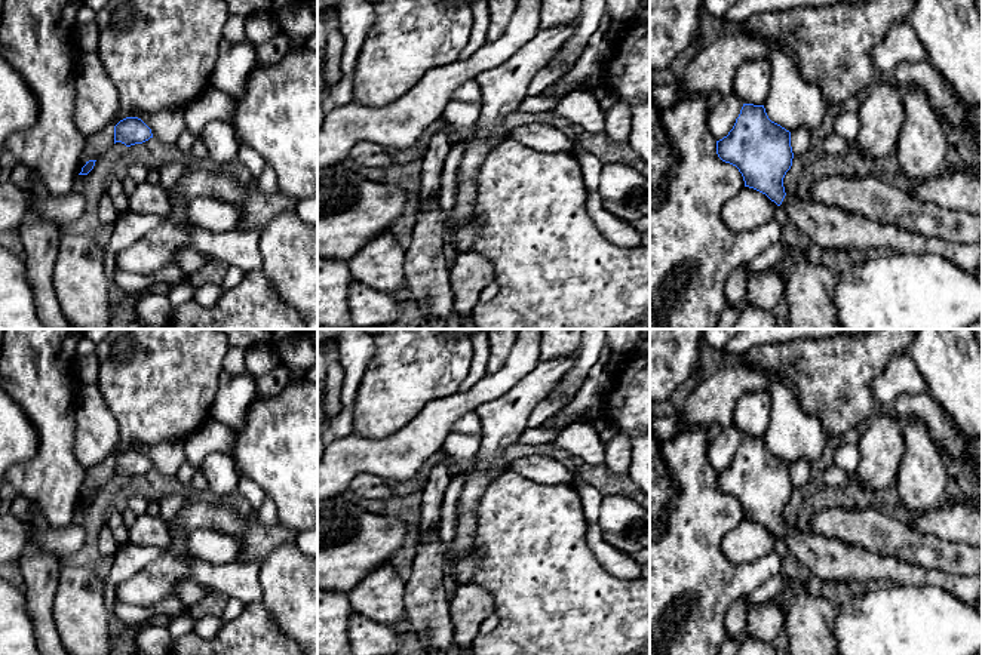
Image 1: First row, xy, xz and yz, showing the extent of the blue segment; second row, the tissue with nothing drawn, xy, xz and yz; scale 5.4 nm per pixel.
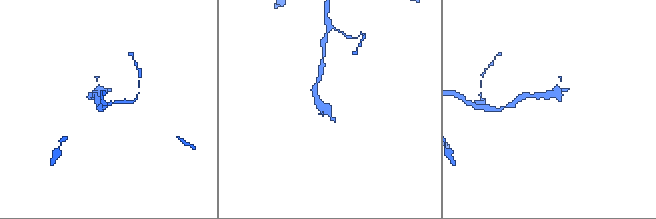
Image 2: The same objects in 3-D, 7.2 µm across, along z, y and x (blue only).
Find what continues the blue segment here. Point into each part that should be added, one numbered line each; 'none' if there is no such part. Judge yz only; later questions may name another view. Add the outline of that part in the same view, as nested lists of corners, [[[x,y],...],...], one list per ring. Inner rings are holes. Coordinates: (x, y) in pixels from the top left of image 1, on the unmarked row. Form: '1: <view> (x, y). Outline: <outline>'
1: yz (828, 559). Outline: [[[785,528],[780,538],[800,563],[823,582],[843,579],[859,588],[868,585],[937,585],[967,605],[976,606],[982,602],[982,575],[963,576],[911,565],[798,528]]]

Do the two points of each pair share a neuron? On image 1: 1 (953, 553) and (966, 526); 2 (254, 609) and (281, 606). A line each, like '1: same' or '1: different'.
1: different
2: different

